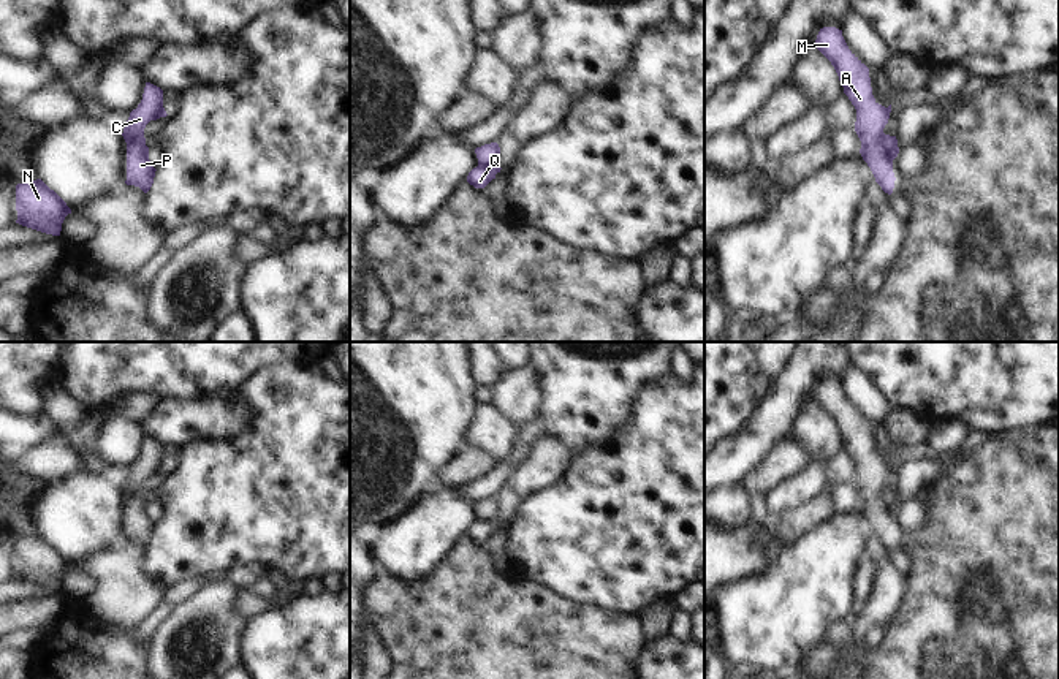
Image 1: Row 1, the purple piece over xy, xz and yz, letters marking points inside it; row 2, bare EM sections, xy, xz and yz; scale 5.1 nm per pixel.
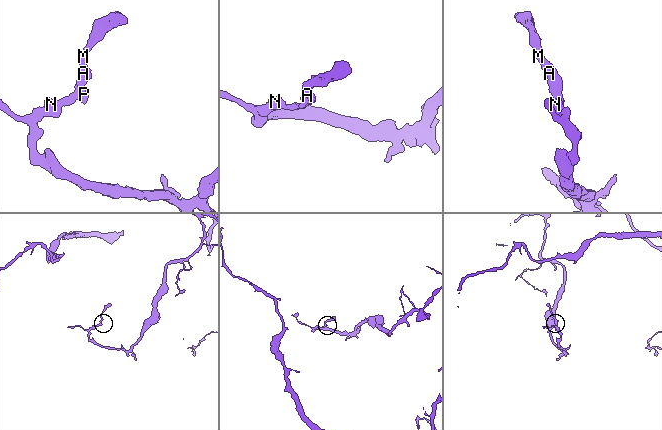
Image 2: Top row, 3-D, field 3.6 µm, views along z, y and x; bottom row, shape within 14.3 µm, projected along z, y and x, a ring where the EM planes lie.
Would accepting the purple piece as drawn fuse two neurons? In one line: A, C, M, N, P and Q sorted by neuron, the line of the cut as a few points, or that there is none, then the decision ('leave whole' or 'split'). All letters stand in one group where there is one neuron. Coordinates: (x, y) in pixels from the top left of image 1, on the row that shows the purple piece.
A C M P / N Q; cut in yz along (884, 133), (882, 144), (891, 160); split

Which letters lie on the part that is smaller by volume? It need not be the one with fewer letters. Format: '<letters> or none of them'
A, C, M, P

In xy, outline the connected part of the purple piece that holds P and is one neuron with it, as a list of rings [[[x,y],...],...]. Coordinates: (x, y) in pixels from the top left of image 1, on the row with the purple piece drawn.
[[[146,82],[142,100],[136,109],[130,112],[123,128],[127,142],[127,185],[139,187],[147,193],[154,184],[155,168],[149,160],[149,147],[142,146],[144,128],[150,120],[166,117],[163,108],[163,90],[150,82]]]

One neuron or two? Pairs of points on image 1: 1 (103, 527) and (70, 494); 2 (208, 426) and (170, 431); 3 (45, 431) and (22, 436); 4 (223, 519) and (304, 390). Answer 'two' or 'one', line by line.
1: one
2: one
3: one
4: one

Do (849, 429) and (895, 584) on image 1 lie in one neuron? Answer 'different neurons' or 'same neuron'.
different neurons

